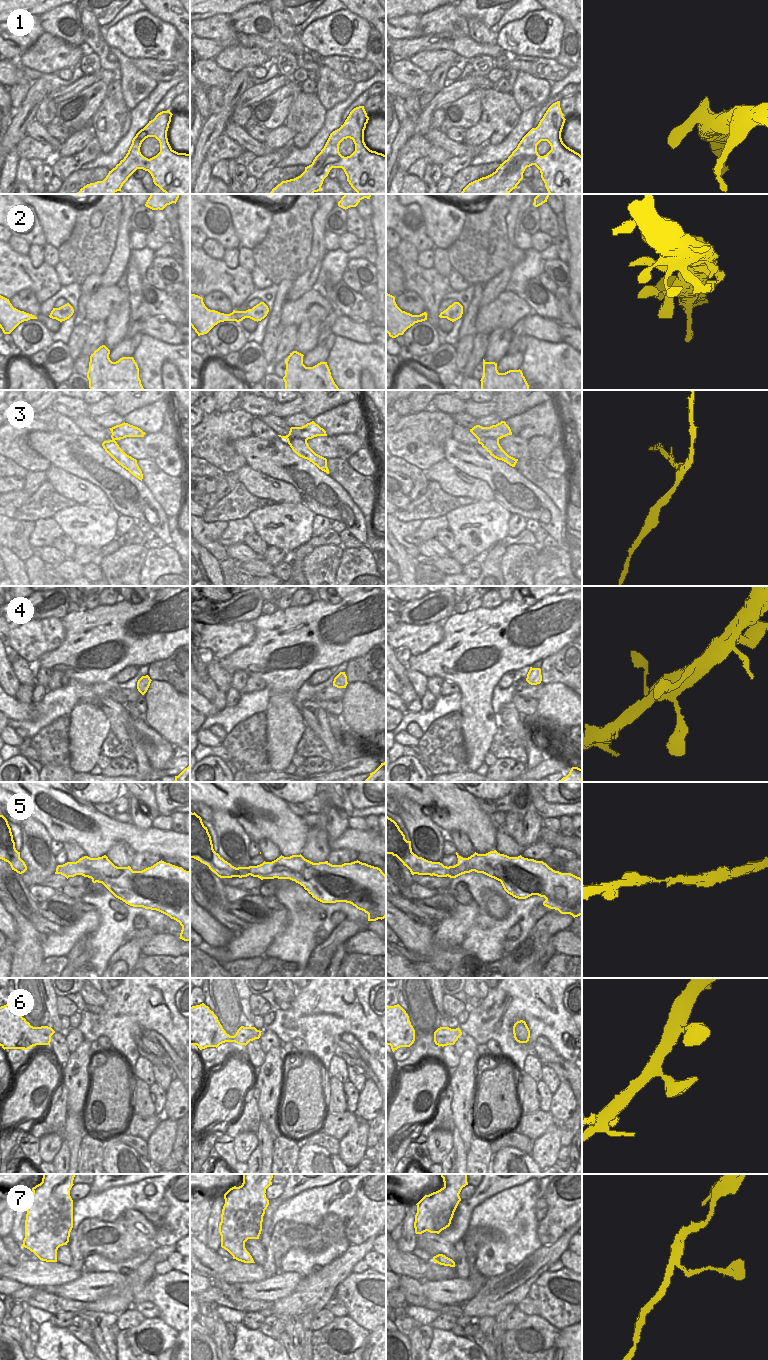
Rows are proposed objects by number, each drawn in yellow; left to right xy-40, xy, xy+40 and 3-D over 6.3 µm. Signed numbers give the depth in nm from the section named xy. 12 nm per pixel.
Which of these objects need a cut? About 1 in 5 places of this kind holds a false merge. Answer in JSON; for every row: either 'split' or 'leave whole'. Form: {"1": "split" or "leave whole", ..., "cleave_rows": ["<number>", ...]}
{"1": "leave whole", "2": "leave whole", "3": "split", "4": "leave whole", "5": "leave whole", "6": "leave whole", "7": "leave whole", "cleave_rows": ["3"]}

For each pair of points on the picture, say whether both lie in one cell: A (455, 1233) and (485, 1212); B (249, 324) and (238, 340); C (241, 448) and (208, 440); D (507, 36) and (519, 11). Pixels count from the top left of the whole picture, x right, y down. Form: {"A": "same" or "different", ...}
{"A": "different", "B": "different", "C": "different", "D": "different"}

